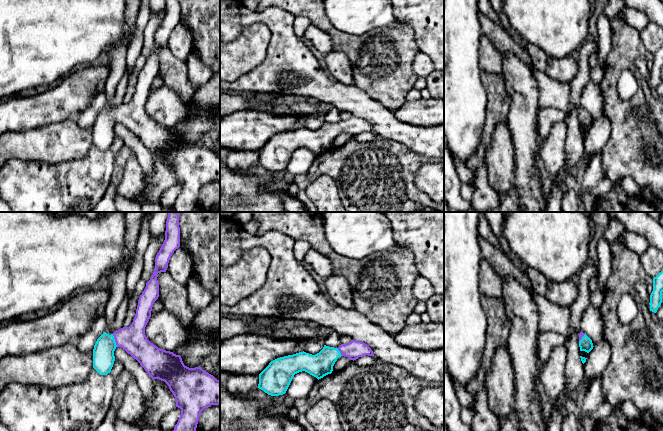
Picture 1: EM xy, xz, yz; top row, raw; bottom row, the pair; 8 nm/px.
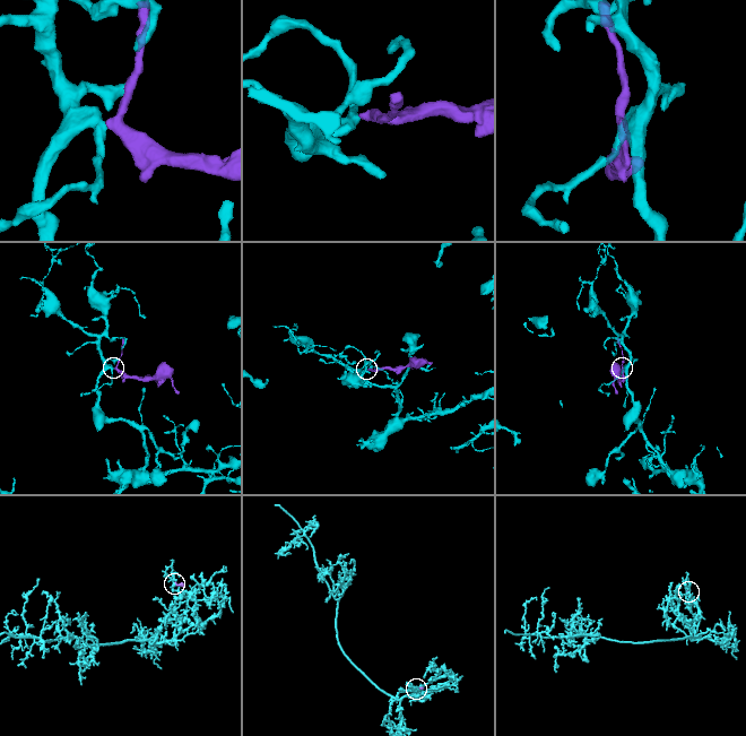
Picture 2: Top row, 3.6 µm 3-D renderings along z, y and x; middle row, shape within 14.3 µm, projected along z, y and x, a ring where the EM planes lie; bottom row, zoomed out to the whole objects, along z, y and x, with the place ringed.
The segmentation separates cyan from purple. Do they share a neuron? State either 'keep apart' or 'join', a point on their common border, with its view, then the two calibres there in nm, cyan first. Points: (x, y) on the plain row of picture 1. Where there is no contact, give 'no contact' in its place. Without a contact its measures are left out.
join | xy (114, 116) | 180/220 nm

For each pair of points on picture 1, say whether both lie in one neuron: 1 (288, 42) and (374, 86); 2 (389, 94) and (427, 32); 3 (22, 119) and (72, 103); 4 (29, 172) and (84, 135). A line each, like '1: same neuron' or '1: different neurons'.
1: different neurons
2: different neurons
3: same neuron
4: different neurons

